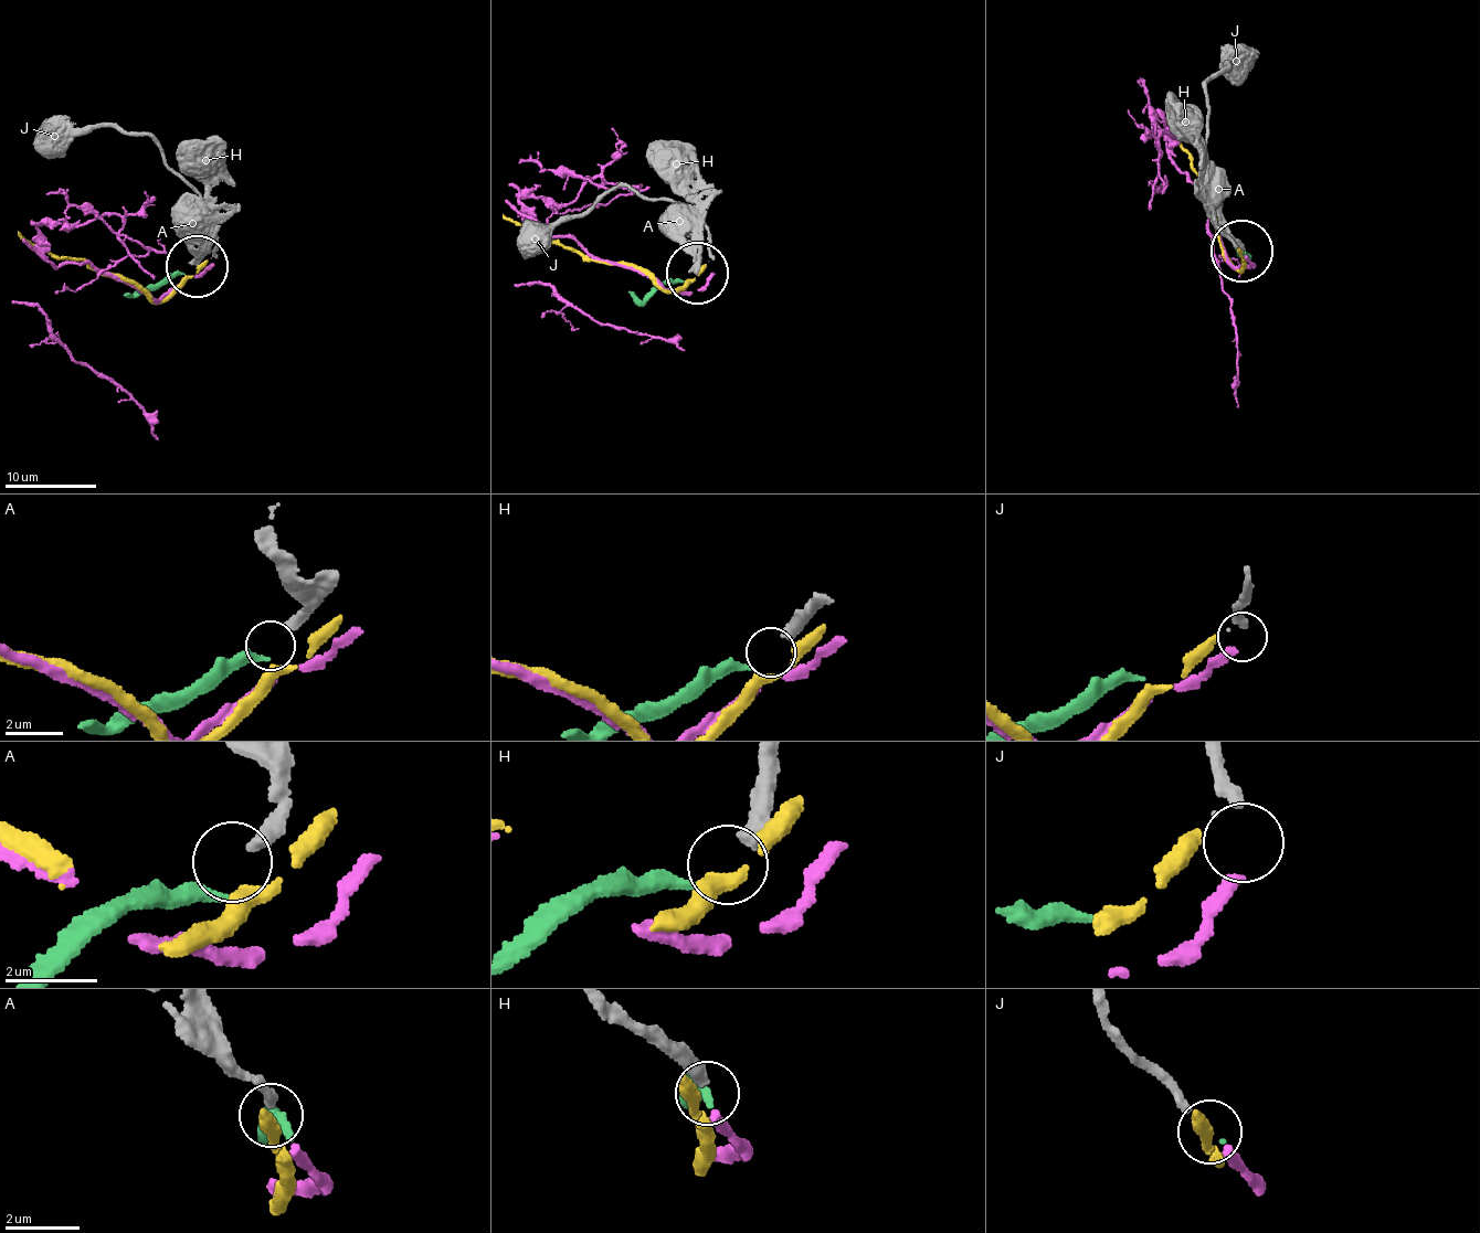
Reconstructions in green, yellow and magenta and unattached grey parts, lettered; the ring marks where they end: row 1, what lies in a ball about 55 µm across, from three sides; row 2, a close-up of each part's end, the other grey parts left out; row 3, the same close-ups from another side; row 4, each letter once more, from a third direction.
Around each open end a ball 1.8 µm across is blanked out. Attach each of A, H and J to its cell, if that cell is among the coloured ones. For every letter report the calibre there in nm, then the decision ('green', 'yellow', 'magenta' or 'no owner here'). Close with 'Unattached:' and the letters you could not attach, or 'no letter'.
A: 300 nm thick; no owner here
H: 360 nm thick; green
J: 280 nm thick; magenta
Unattached: A

